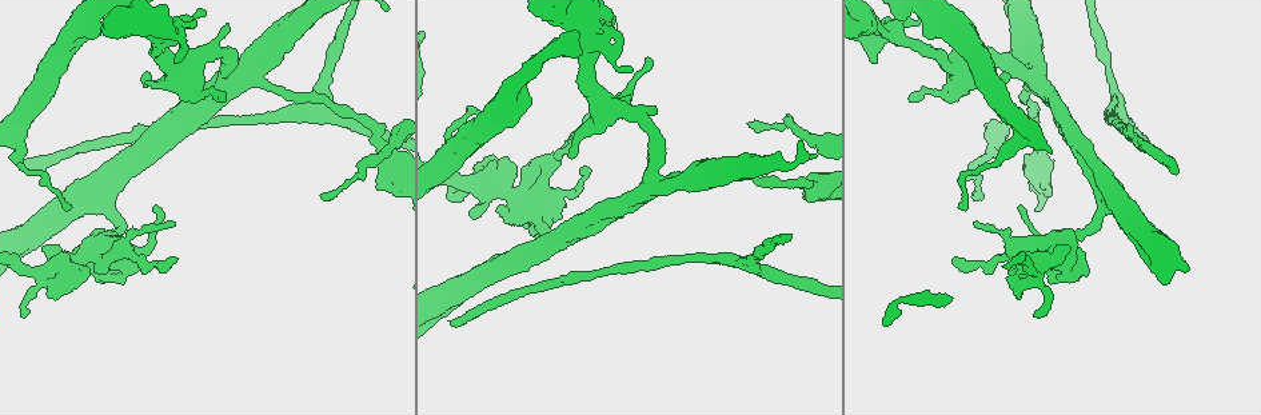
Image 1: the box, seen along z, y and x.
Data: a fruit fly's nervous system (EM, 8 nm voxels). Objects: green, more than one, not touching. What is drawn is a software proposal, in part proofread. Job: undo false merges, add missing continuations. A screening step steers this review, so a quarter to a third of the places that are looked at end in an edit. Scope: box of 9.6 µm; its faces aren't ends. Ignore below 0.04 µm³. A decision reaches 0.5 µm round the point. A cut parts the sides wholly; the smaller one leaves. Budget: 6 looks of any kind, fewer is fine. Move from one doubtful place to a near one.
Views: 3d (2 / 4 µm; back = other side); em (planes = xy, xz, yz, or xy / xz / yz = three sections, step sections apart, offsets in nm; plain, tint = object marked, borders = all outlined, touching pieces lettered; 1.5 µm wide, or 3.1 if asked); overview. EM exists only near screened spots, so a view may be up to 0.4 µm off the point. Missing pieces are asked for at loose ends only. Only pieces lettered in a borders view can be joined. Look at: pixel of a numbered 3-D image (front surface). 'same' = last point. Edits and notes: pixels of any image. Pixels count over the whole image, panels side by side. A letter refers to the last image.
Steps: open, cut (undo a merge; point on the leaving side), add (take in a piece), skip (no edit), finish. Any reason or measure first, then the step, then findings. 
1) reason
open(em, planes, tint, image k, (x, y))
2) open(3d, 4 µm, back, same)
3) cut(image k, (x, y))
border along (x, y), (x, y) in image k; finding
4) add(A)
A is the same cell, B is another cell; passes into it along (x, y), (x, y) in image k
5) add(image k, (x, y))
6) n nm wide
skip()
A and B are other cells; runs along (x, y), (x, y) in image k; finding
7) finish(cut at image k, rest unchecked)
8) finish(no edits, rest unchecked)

thin end
open(em, planes, tint, image 1, (69, 207))

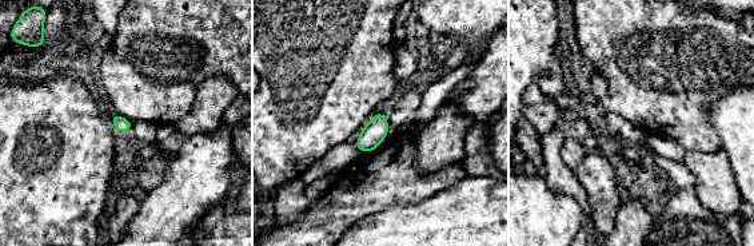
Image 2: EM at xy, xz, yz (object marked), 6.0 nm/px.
see the neighbours
open(em, planes, borders, same)

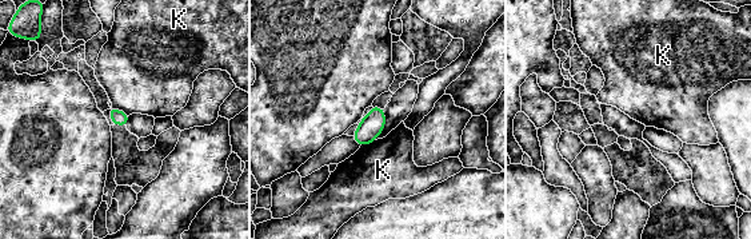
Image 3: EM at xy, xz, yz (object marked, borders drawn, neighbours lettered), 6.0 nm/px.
100 nm wide
skip()
K is another cell; none of them fits

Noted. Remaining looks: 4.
open(em, planes, plain, image 1, (175, 256))

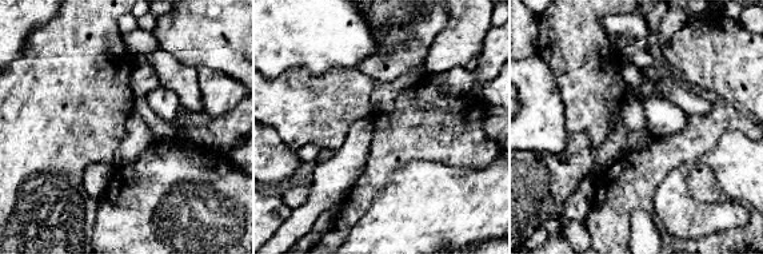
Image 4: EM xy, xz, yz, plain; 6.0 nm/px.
open(em, planes, borders, same)

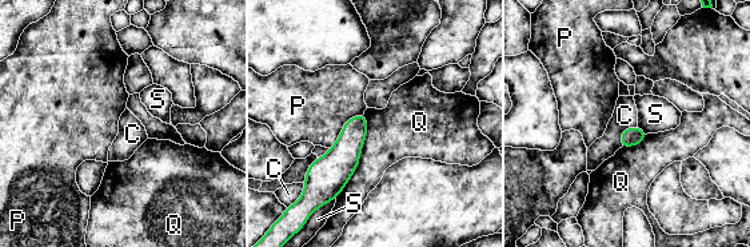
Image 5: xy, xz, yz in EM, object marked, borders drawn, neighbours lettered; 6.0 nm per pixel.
skip()
C, P, Q and S are other cells; border along (637, 124), (622, 131), (619, 147) in image 5; no lettered piece goes on from it

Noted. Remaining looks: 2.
thin end
open(em, planes, borders, image 1, (323, 196))

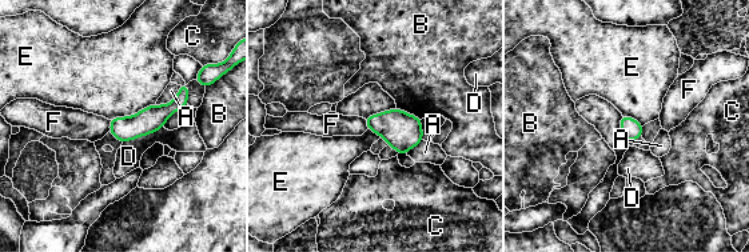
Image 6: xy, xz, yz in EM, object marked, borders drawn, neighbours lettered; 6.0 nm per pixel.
130 nm wide
skip()
A, B, C, D, E and F are other cells; runs along (186, 88), (164, 112), (112, 130) in image 6; none of them fits

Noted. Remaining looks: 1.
finish(no edits, rest unchecked)

